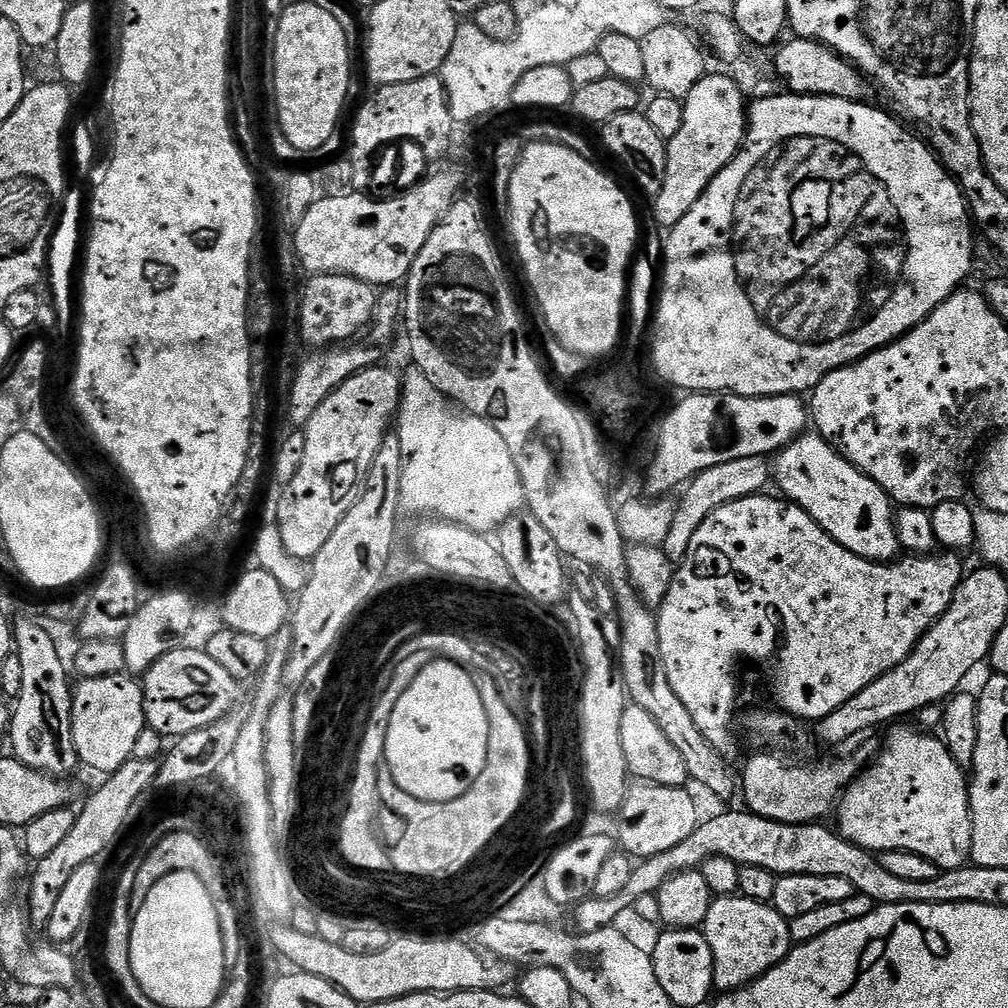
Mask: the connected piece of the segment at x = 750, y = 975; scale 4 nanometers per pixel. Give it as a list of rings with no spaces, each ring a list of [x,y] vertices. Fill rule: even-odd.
[[[739,894],[713,899],[702,931],[706,942],[710,942],[710,954],[714,954],[715,991],[723,994],[745,988],[783,962],[794,947],[789,923],[771,903],[763,904]]]

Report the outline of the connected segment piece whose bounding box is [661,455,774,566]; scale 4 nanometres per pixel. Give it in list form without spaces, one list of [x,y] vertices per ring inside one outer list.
[[[754,455],[752,458],[735,459],[734,462],[722,463],[719,466],[710,467],[702,471],[689,481],[683,489],[679,510],[674,516],[674,522],[668,536],[661,546],[662,552],[673,566],[678,566],[686,556],[689,549],[690,539],[698,530],[698,526],[718,508],[729,504],[738,498],[759,495],[768,482],[771,483],[774,470],[771,459],[767,456]]]

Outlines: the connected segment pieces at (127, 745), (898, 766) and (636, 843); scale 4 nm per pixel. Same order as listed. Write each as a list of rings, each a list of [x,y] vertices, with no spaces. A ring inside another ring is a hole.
[[[128,674],[90,676],[81,681],[72,693],[72,737],[76,759],[83,767],[85,764],[96,772],[117,772],[132,759],[138,734],[146,727],[141,681]]]
[[[895,728],[891,729],[893,732],[889,734],[888,741],[885,742],[884,749],[880,752],[880,757],[869,768],[867,765],[861,771],[859,777],[845,787],[838,801],[838,807],[834,812],[834,820],[840,823],[838,831],[840,835],[847,838],[850,842],[854,842],[858,846],[865,848],[867,852],[879,854],[881,852],[902,850],[903,852],[922,854],[922,858],[934,862],[941,870],[946,872],[963,868],[972,859],[972,807],[968,801],[969,777],[966,775],[965,769],[961,768],[958,762],[954,762],[950,750],[945,746],[943,739],[939,735],[931,736],[930,733],[919,732],[916,728]]]
[[[643,782],[633,783],[618,813],[619,847],[633,858],[643,858],[663,854],[673,846],[678,846],[678,842],[690,838],[690,834],[694,834],[694,830],[700,825],[702,813],[688,791],[687,787],[671,788]]]

